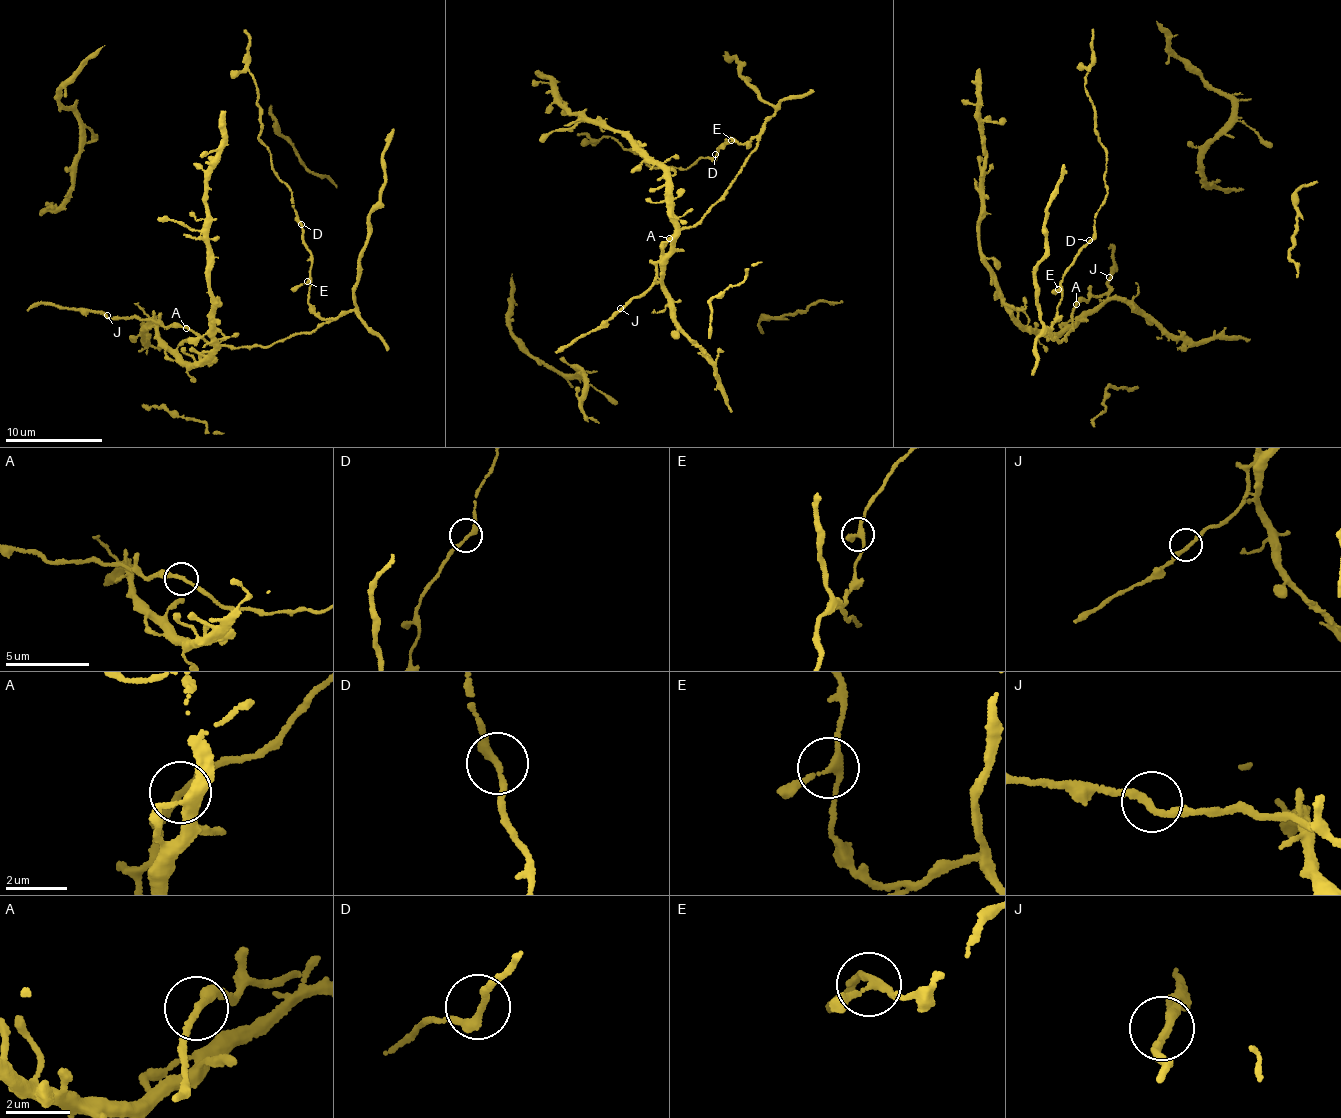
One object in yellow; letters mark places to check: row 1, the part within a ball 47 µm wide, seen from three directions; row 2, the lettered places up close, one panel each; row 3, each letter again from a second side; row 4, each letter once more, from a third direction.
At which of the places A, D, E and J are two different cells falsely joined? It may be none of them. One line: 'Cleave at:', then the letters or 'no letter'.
Cleave at: no letter

